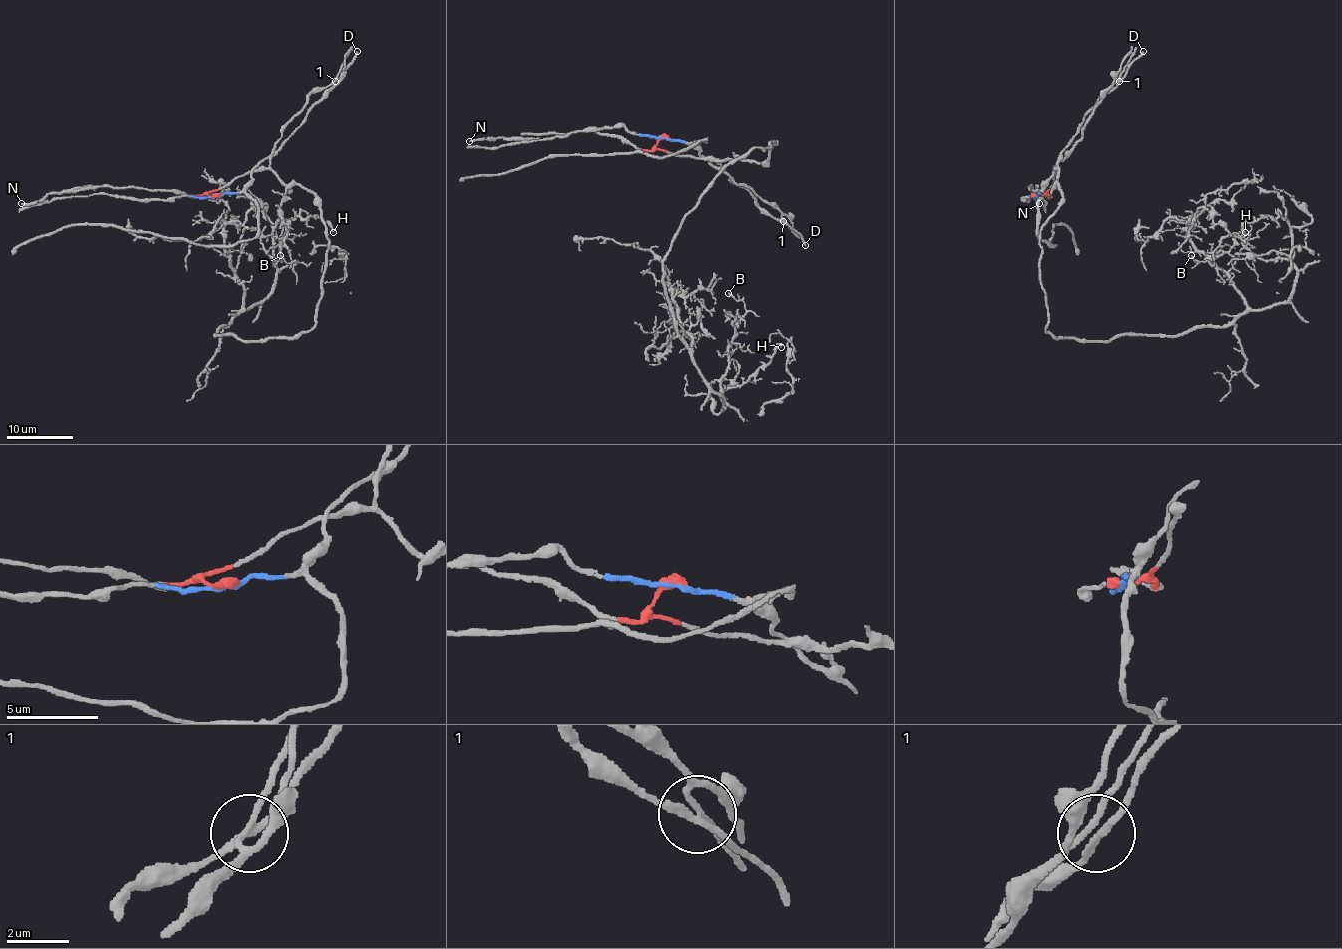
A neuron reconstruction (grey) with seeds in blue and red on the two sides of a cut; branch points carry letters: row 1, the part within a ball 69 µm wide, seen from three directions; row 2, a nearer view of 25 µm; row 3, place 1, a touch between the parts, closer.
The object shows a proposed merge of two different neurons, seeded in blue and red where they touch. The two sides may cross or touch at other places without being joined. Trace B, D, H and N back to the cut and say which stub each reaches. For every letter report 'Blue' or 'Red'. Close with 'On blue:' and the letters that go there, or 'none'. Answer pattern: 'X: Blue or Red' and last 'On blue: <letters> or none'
B: Red
D: Red
H: Red
N: Red
On blue: none

